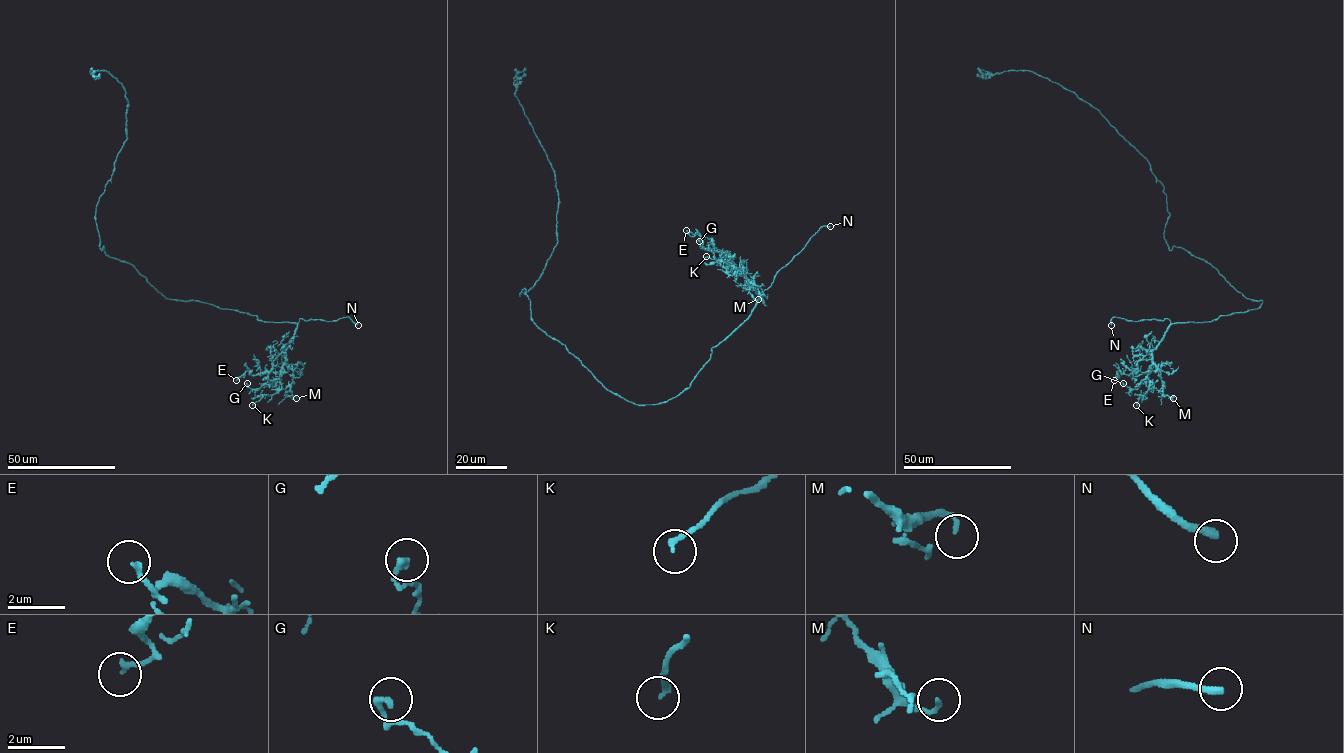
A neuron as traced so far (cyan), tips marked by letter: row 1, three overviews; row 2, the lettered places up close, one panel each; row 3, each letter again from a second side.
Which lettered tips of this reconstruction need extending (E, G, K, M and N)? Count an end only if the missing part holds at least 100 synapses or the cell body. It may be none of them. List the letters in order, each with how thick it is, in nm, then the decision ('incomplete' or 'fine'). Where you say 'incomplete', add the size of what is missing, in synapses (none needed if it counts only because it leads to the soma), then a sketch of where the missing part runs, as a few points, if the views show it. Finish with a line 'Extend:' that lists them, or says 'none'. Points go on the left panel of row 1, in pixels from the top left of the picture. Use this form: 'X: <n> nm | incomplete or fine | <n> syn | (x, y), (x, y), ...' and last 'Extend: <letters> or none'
E: 180 nm | fine
G: 220 nm | fine
K: 200 nm | fine
M: 130 nm | fine
N: 240 nm | incomplete | (358, 325), (382, 335)
Extend: N

